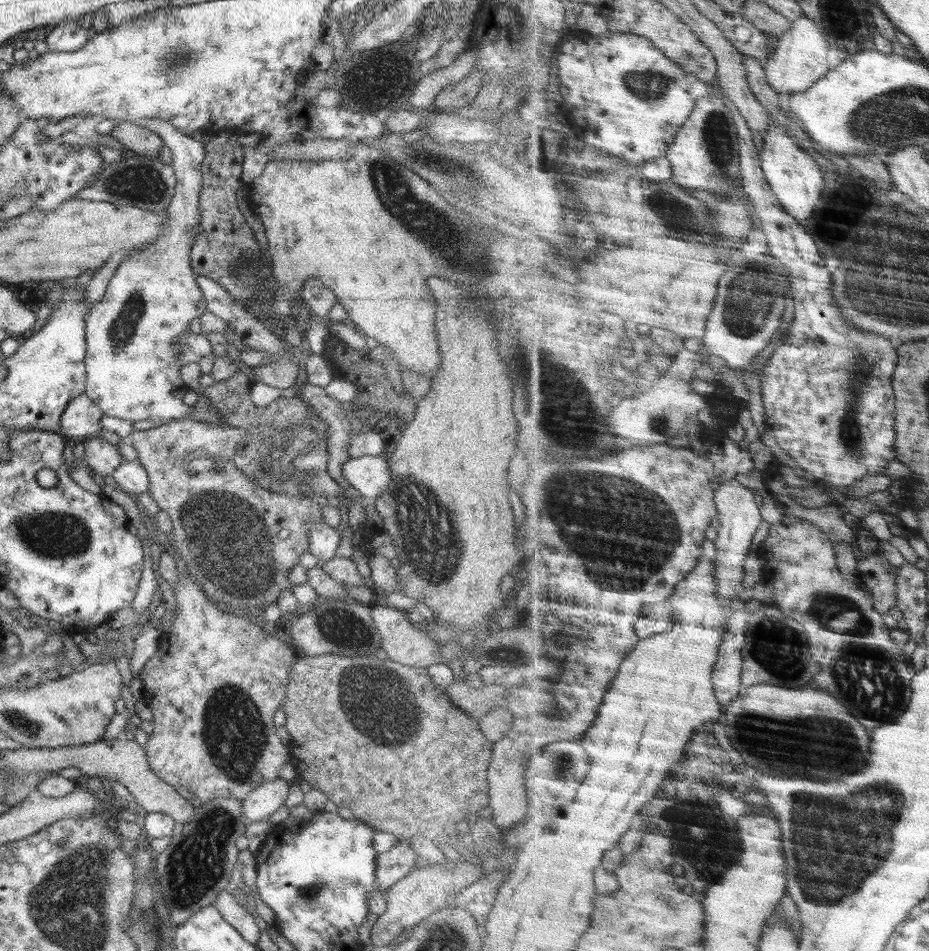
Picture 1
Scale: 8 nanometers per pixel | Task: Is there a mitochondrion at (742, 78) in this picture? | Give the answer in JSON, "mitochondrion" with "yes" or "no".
{"mitochondrion":"no"}

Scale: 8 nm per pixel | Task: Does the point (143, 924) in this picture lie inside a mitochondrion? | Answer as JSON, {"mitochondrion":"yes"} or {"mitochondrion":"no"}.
{"mitochondrion":"yes"}

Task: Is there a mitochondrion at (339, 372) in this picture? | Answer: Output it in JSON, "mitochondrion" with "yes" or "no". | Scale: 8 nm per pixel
{"mitochondrion":"no"}

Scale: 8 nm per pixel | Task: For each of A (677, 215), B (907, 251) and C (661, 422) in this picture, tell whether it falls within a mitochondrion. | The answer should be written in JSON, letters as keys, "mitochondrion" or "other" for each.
{"A":"mitochondrion","B":"mitochondrion","C":"mitochondrion"}

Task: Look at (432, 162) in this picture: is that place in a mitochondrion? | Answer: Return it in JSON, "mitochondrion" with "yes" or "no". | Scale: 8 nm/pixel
{"mitochondrion":"yes"}

